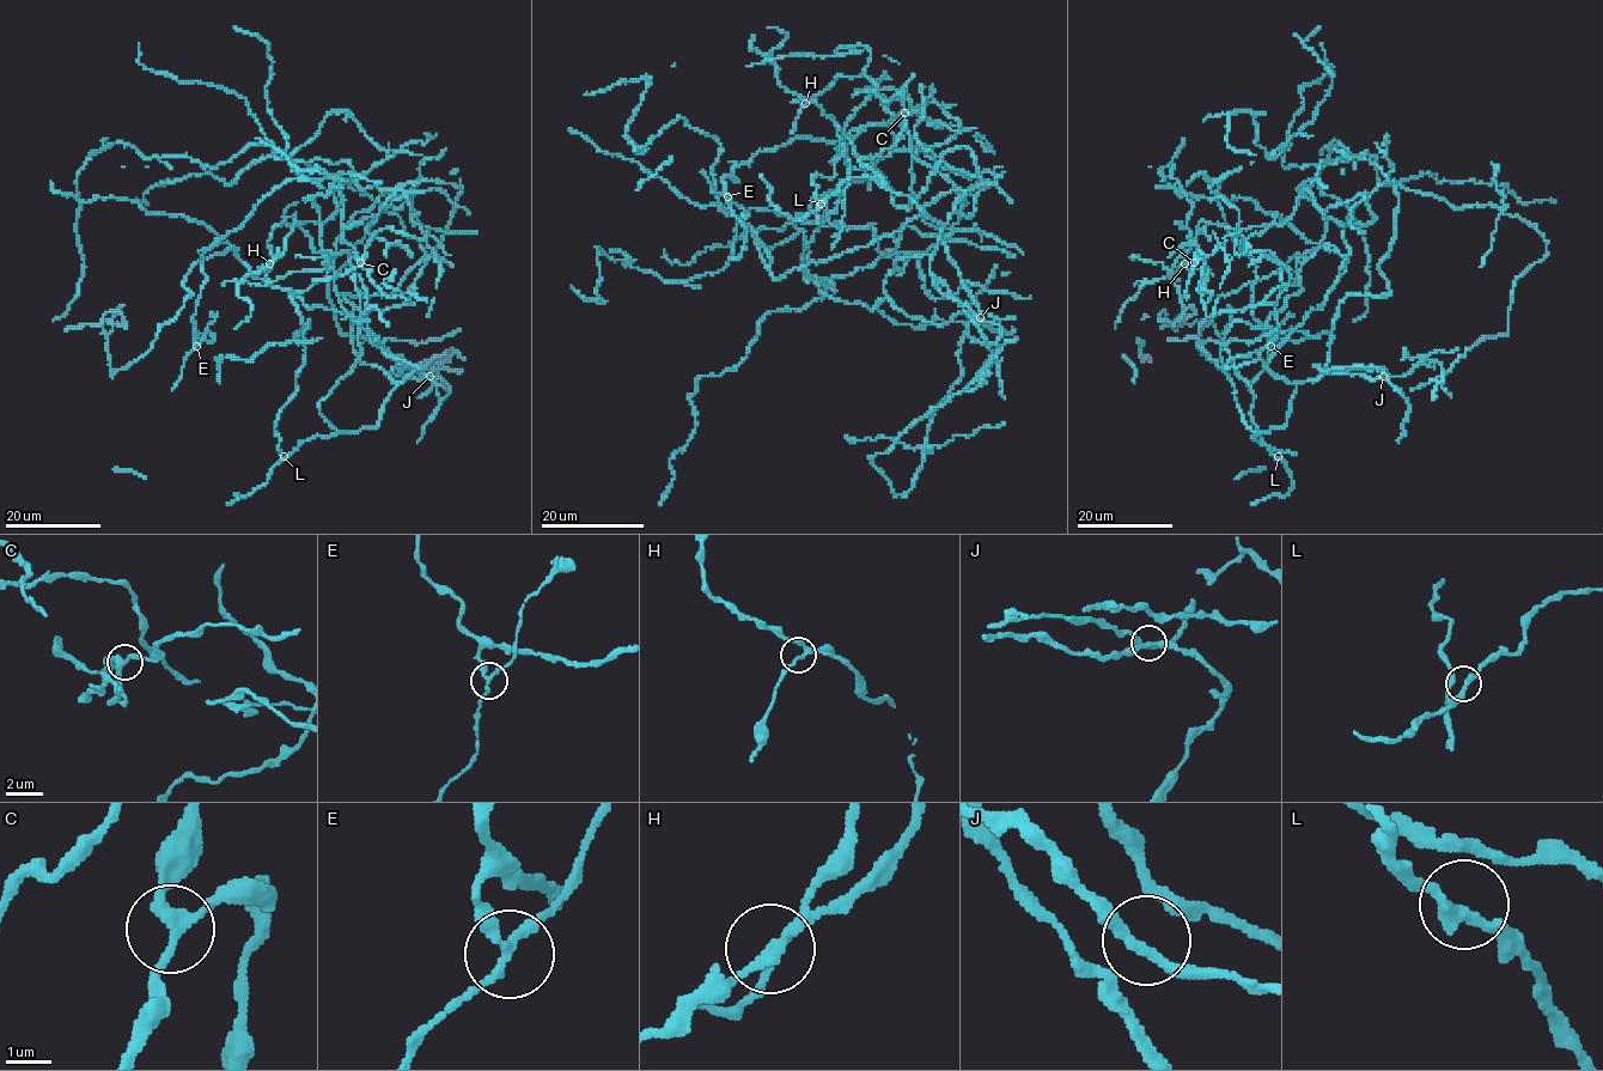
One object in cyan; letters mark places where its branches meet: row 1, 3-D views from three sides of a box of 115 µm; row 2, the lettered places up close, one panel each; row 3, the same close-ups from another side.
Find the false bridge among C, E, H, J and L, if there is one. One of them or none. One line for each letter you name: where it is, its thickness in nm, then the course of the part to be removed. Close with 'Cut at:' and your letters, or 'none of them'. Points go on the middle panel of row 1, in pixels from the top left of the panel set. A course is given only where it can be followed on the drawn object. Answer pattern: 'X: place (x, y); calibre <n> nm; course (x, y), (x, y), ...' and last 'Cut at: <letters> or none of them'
E: place (727, 196); calibre 200 nm; course (726, 195), (714, 193), (701, 171)
Cut at: E

